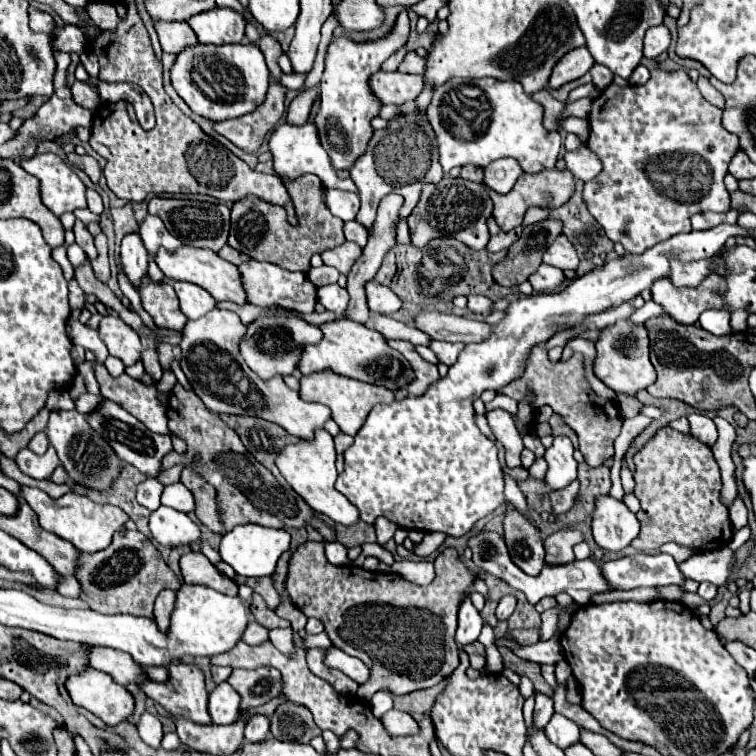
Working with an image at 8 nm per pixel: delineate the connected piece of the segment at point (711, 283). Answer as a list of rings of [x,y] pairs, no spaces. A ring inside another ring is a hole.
[[[708,274],[698,288],[676,288],[670,278],[660,278],[652,284],[652,300],[664,306],[664,312],[680,324],[694,324],[700,312],[720,308],[722,292],[724,280],[720,274]]]

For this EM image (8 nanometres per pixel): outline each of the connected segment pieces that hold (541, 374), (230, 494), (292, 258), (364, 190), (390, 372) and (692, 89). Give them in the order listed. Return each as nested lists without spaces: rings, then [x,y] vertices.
[[[534,346],[534,348],[530,350],[530,354],[528,354],[528,362],[526,362],[526,368],[524,368],[524,374],[522,374],[520,378],[512,380],[508,386],[504,386],[504,388],[498,390],[498,392],[508,394],[508,396],[514,398],[516,402],[520,402],[520,400],[526,396],[526,390],[532,390],[532,392],[536,394],[536,398],[534,398],[534,402],[532,402],[534,406],[538,406],[538,408],[544,406],[544,404],[552,406],[552,410],[558,412],[558,414],[564,418],[564,422],[578,434],[578,438],[580,438],[580,452],[586,456],[584,460],[586,460],[588,466],[600,466],[606,458],[610,458],[610,456],[614,454],[612,442],[614,442],[616,436],[620,434],[622,416],[620,416],[620,412],[618,412],[618,408],[616,408],[616,404],[614,404],[612,400],[598,398],[598,396],[590,390],[590,386],[588,386],[588,382],[586,382],[586,378],[584,378],[584,368],[582,368],[582,356],[580,356],[580,354],[572,354],[572,358],[566,360],[566,362],[550,362],[550,360],[548,360],[548,354],[546,354],[544,350],[540,350],[538,346]]]
[[[180,384],[172,388],[168,398],[168,428],[170,434],[186,442],[188,450],[184,454],[170,450],[162,460],[162,470],[172,468],[174,464],[182,464],[184,468],[192,468],[198,476],[212,484],[218,494],[216,504],[224,532],[230,532],[236,524],[244,522],[272,528],[302,528],[310,522],[322,532],[326,542],[336,540],[336,532],[324,522],[314,520],[314,512],[308,508],[308,504],[294,490],[284,490],[278,480],[252,454],[248,454],[240,436],[230,430],[218,414],[210,412],[196,394],[184,390]]]
[[[302,174],[294,180],[284,182],[288,194],[292,196],[298,224],[292,226],[286,218],[286,210],[282,206],[274,206],[270,202],[262,202],[256,196],[246,196],[232,206],[232,228],[228,244],[244,254],[248,254],[254,260],[266,260],[276,262],[282,268],[308,272],[310,270],[310,258],[314,254],[322,254],[328,248],[338,246],[344,242],[344,222],[340,218],[334,218],[324,202],[324,186],[322,180],[314,174]]]
[[[406,124],[402,128],[384,128],[384,130],[374,130],[366,152],[354,162],[352,170],[350,170],[350,178],[354,180],[356,188],[358,188],[358,196],[362,200],[360,206],[360,214],[358,214],[358,222],[362,222],[366,228],[372,226],[374,218],[376,218],[376,208],[378,202],[390,194],[402,194],[404,196],[404,206],[400,210],[400,218],[406,218],[412,208],[418,204],[420,196],[422,196],[422,186],[428,182],[440,182],[444,176],[440,160],[438,160],[438,152],[434,150],[428,134],[416,126],[416,124]]]
[[[346,318],[322,324],[320,328],[324,332],[324,338],[316,346],[306,346],[304,358],[300,358],[300,372],[302,374],[332,368],[338,374],[344,374],[348,378],[362,380],[368,384],[384,386],[392,392],[406,388],[414,380],[414,370],[412,370],[410,362],[398,350],[390,348],[386,338],[380,332],[370,330],[364,324],[354,322],[354,320],[346,320]]]
[[[654,66],[650,80],[642,86],[610,84],[598,98],[592,100],[590,110],[590,138],[588,148],[600,158],[602,172],[584,184],[584,204],[596,222],[604,228],[612,242],[620,242],[626,252],[642,254],[656,242],[662,242],[678,232],[690,232],[690,218],[698,212],[728,212],[730,194],[724,186],[728,162],[740,148],[736,134],[724,130],[722,110],[710,104],[696,88],[696,82],[686,70],[666,72]]]

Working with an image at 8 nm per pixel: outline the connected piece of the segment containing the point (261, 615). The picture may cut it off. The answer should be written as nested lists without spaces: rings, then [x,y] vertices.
[[[252,594],[252,616],[256,618],[258,624],[262,624],[262,626],[268,628],[268,630],[290,626],[288,620],[276,616],[276,612],[266,606],[266,602],[260,598],[260,594]]]

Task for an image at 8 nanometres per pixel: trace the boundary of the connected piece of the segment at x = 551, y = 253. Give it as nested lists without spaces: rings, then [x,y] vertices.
[[[560,234],[552,246],[544,254],[544,262],[562,270],[576,270],[578,268],[578,254],[574,244],[568,240],[568,236]]]

